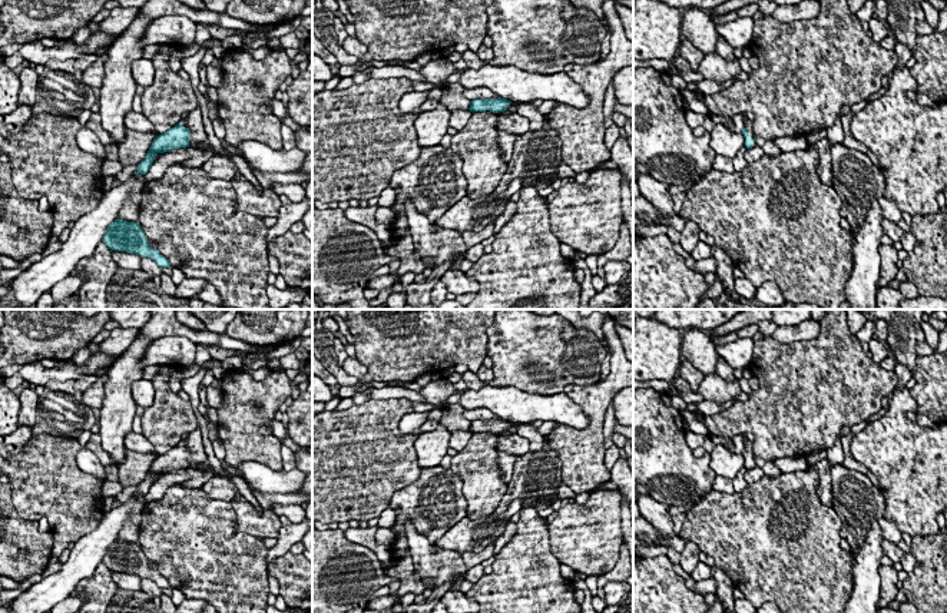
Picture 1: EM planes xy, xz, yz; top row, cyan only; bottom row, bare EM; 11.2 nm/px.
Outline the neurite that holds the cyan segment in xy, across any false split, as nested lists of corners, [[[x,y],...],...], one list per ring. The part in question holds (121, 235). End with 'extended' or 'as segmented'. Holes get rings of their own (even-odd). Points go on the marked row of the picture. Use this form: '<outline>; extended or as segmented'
[[[117,218],[107,226],[102,241],[110,251],[138,254],[142,258],[153,259],[160,268],[172,268],[158,249],[149,246],[139,222],[128,222]]]; as segmented

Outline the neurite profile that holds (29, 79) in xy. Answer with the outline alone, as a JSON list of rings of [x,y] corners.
[[[24,67],[19,74],[19,79],[20,79],[20,90],[19,90],[17,103],[33,106],[36,102],[39,74],[34,72],[34,69]]]

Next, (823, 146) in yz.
[[[822,139],[818,140],[815,145],[808,143],[807,148],[812,148],[818,152],[819,155],[819,166],[817,169],[821,180],[825,185],[831,185],[832,186],[832,156],[831,156],[831,146],[834,145],[834,142],[831,142],[830,139]]]

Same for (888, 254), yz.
[[[880,245],[878,254],[881,258],[878,288],[888,286],[895,279],[898,272],[898,251],[893,245]]]

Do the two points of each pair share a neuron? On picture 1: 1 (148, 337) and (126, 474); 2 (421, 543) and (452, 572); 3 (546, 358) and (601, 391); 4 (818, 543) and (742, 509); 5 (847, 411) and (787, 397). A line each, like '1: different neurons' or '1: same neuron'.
1: different neurons
2: same neuron
3: different neurons
4: same neuron
5: same neuron

